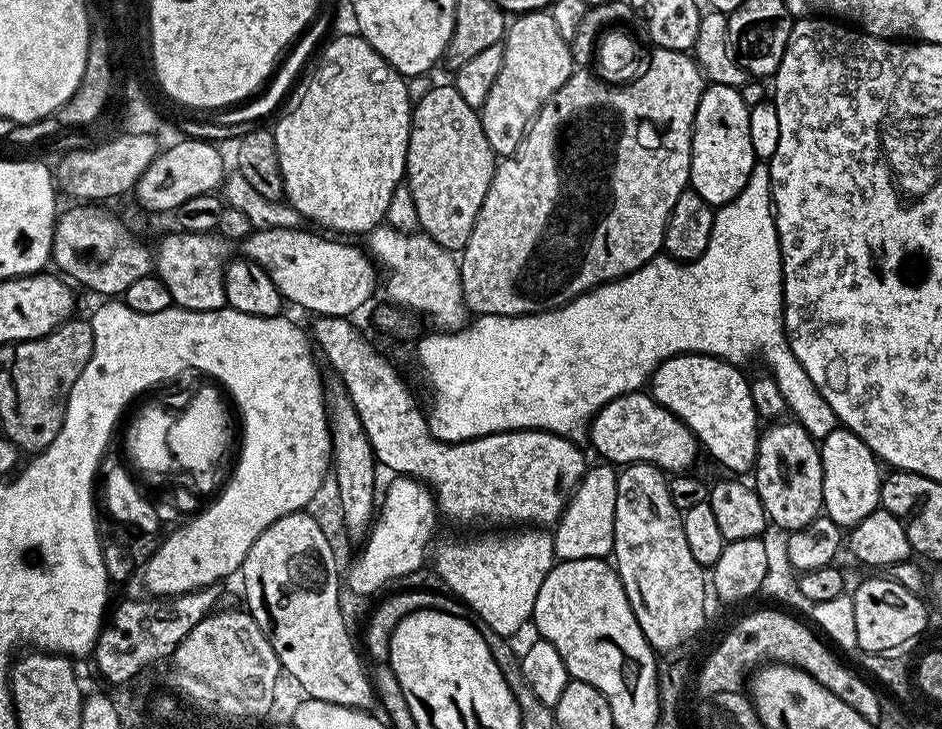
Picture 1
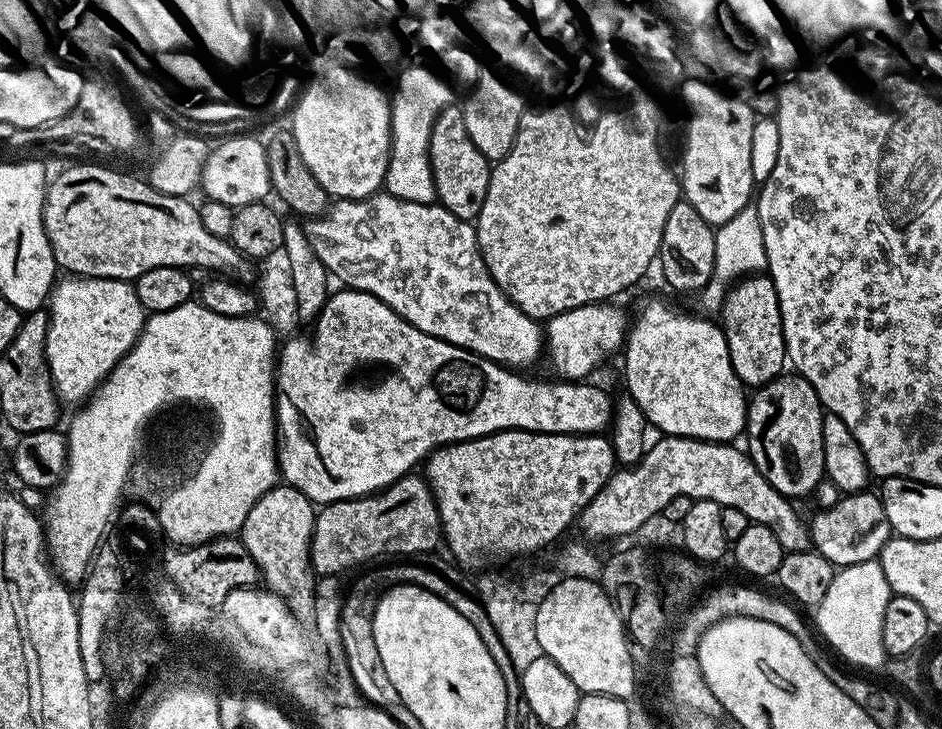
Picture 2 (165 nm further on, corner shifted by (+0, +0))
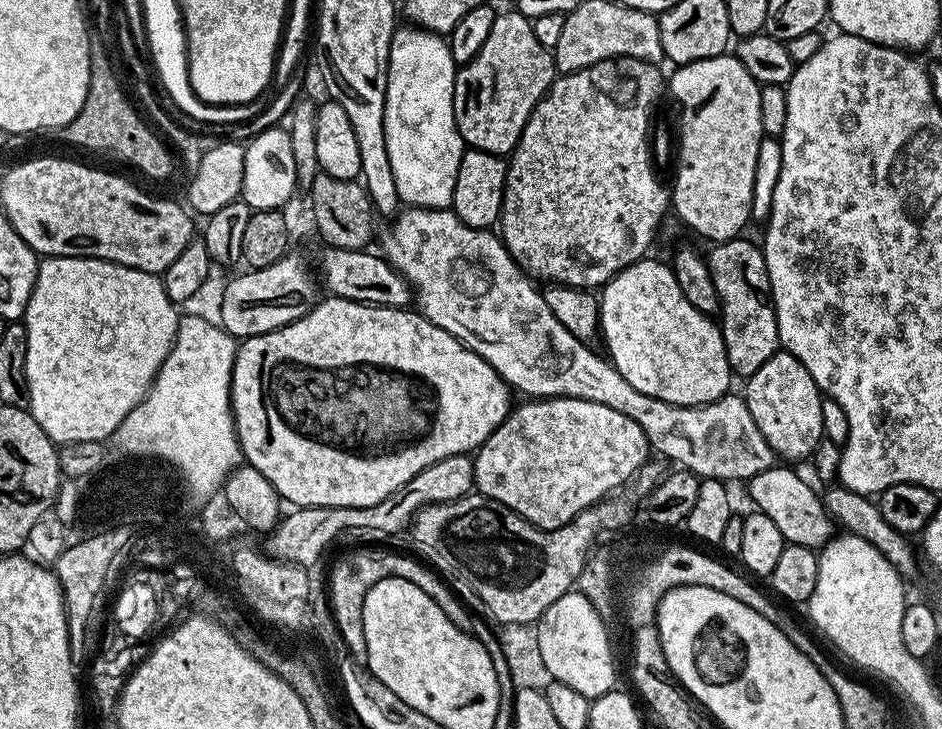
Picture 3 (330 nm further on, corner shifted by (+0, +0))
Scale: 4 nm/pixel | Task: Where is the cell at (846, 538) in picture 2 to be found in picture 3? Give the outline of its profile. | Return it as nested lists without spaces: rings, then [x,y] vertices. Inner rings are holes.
[[[773,466],[754,474],[747,481],[748,496],[753,500],[755,511],[766,514],[782,530],[782,538],[790,544],[821,549],[833,539],[834,521],[824,509],[824,501],[819,491],[815,492],[802,477],[788,468]]]

